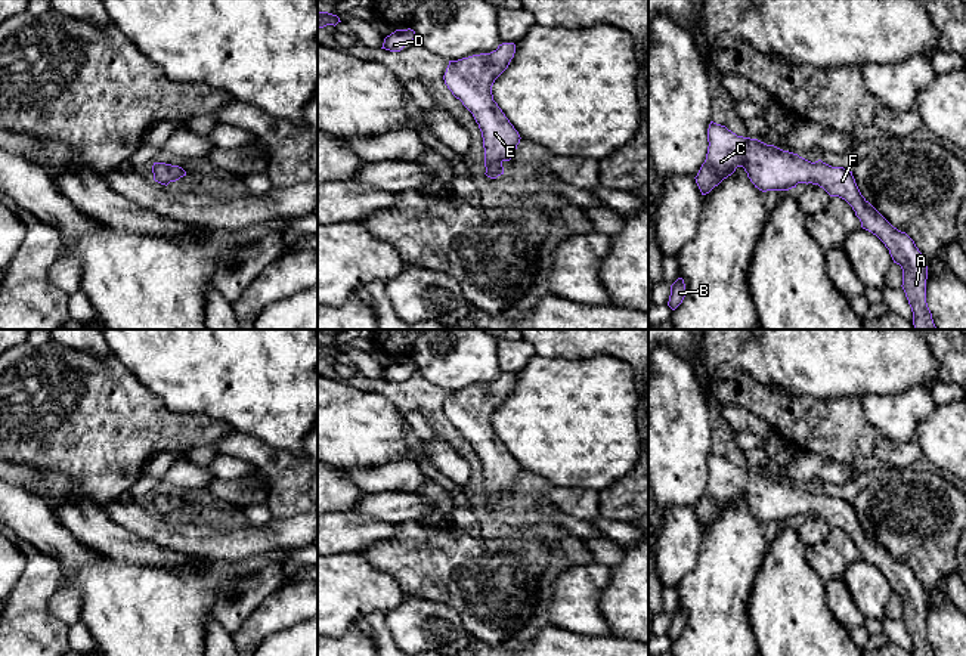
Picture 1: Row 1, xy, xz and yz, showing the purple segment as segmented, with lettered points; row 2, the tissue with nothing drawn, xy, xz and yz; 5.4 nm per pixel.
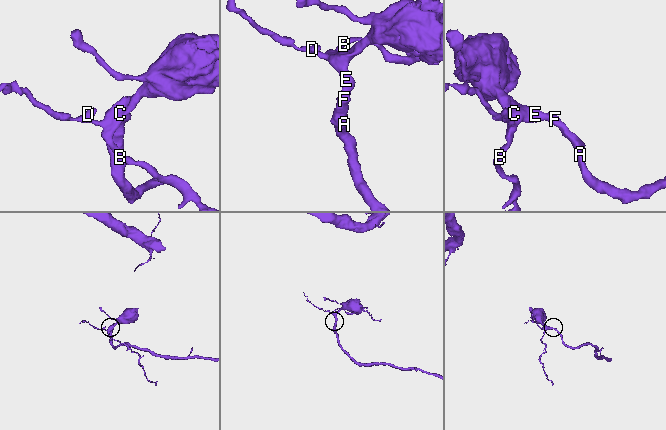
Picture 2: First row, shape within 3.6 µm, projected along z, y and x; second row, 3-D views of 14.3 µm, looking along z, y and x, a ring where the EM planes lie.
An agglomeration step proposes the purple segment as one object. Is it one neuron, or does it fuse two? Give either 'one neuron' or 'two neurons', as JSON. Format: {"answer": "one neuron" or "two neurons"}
{"answer": "one neuron"}

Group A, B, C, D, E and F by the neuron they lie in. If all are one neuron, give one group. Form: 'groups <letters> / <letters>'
groups A B C D E F

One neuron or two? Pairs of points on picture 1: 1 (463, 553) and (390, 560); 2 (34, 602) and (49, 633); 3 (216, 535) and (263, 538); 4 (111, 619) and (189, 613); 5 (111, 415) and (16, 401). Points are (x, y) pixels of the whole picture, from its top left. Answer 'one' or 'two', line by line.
1: one
2: one
3: one
4: one
5: one

